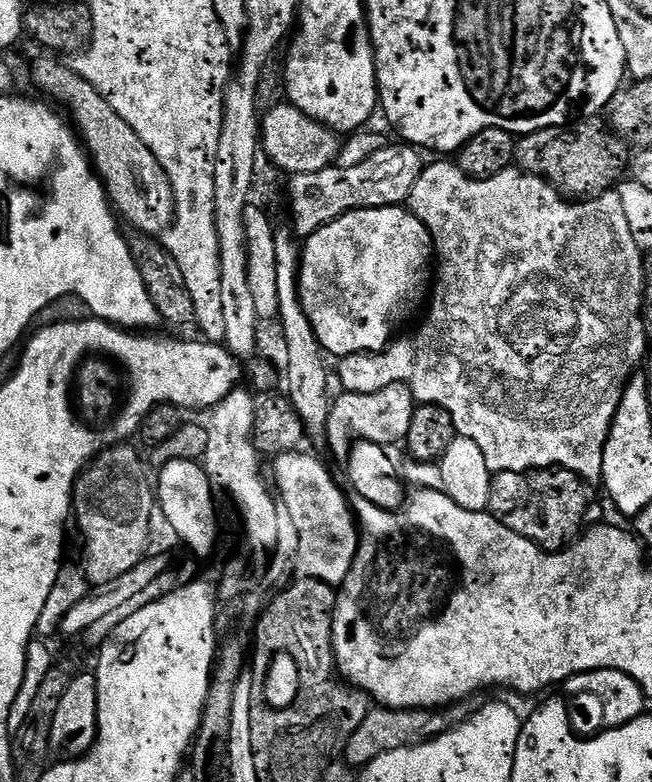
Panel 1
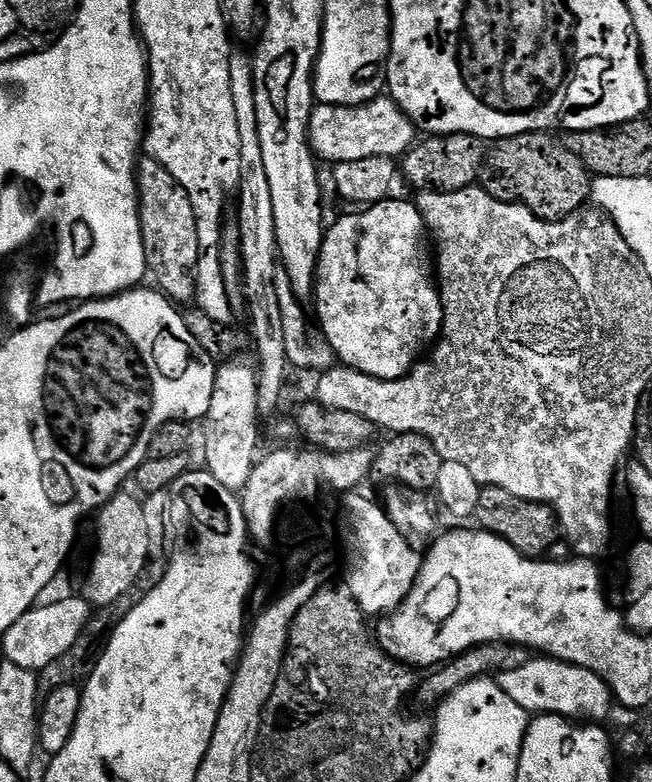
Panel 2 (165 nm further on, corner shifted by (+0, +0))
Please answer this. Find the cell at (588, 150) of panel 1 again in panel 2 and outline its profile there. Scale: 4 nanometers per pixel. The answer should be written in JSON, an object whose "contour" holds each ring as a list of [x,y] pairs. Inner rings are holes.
{"contour":[[[527,132],[499,141],[487,153],[480,168],[479,187],[507,204],[525,204],[540,220],[563,220],[589,203],[593,177],[588,167],[570,150],[563,139],[548,132]]]}

